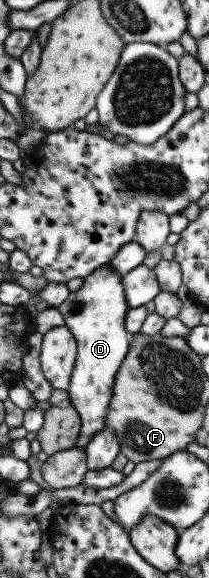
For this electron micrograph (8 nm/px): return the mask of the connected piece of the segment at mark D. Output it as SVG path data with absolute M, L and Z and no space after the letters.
M111 263L100 265L92 275L84 278L83 284L68 295L68 299L56 309L61 314L64 325L72 330L79 347L78 361L67 390L67 402L75 406L82 418L82 433L78 448L86 453L88 445L98 433L106 428L110 411L110 401L114 395L116 375L127 360L134 334L128 331L128 299L123 278L116 273Z

